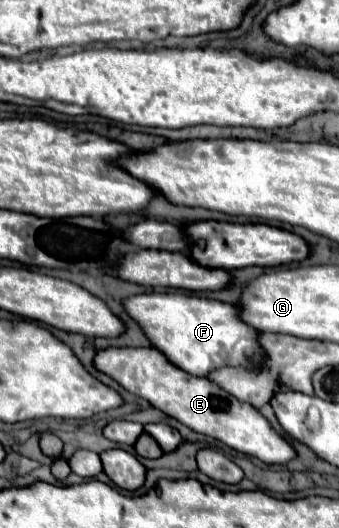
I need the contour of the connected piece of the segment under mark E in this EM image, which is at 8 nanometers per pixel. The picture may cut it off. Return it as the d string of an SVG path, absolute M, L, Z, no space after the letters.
M153 347L101 349L95 355L95 367L111 375L127 391L147 399L151 405L155 405L169 417L175 417L189 429L215 437L245 455L253 455L265 463L287 463L297 455L293 445L269 425L269 421L257 411L257 407L237 399L235 395L227 393L223 387L215 385L205 377L193 377L185 373L183 369L173 365L159 349Z

